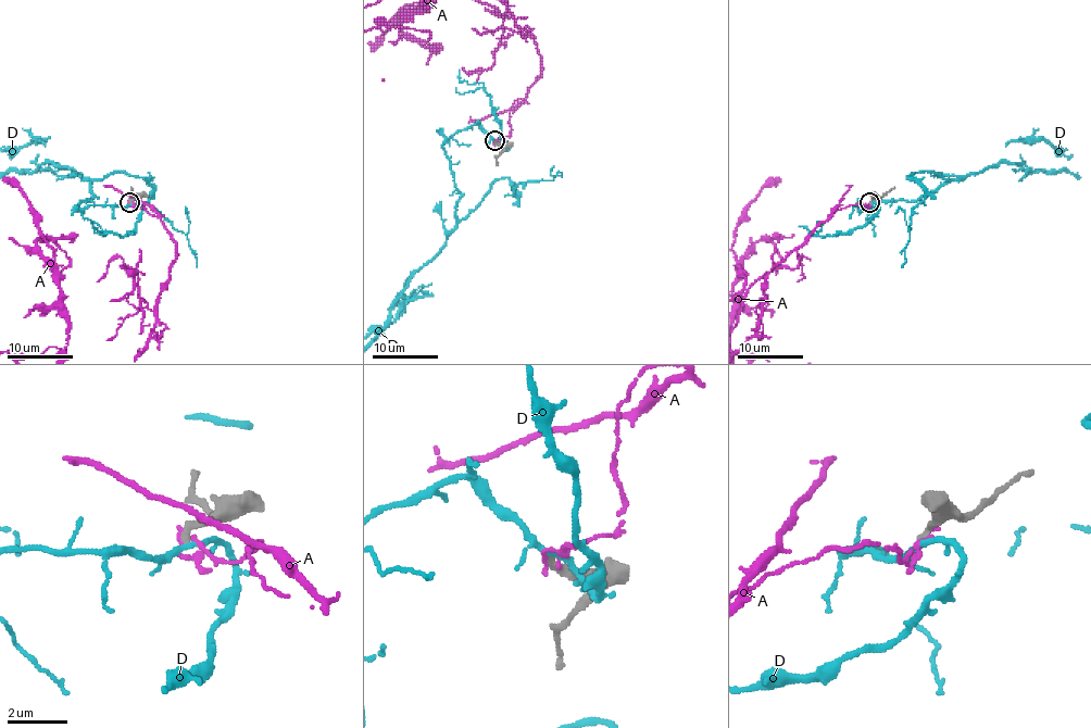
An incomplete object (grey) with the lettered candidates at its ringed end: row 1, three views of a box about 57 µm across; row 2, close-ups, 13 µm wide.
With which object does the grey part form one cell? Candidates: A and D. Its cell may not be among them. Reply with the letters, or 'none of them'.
none of them

